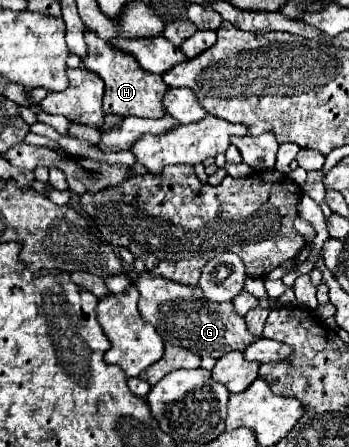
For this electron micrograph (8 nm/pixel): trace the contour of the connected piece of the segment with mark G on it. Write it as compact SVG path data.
M145 270L137 278L135 286L139 292L139 312L143 320L153 324L167 344L187 348L197 356L221 358L227 352L243 350L257 340L257 336L249 332L245 318L235 312L233 302L211 302L199 292L197 286L187 286L181 282L165 280L161 276L151 276L149 270Z

